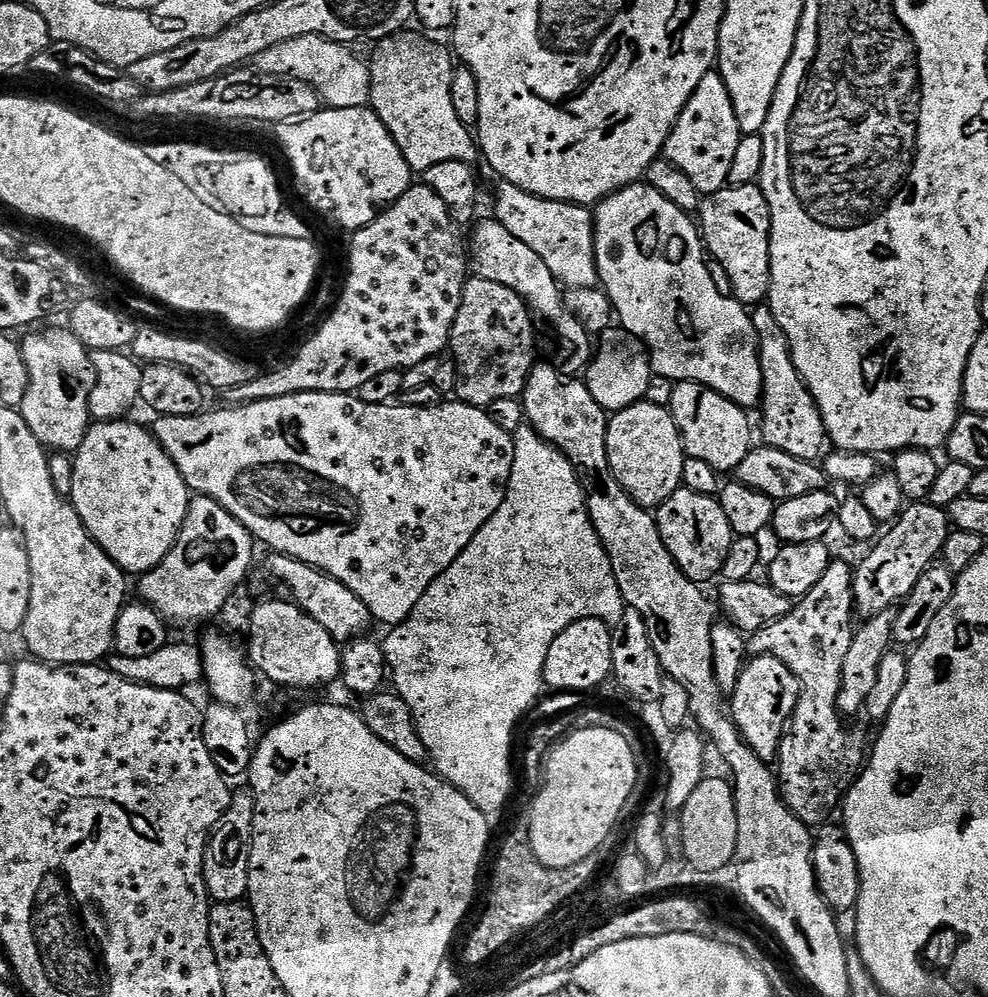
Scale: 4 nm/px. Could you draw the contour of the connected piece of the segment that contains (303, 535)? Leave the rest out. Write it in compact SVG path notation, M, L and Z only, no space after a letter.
M303 392L302 394L290 394L286 398L270 398L269 400L259 400L253 404L241 404L239 406L223 406L217 412L211 410L205 411L199 416L183 416L182 418L174 418L173 416L161 416L155 422L156 425L151 425L150 431L156 437L157 442L160 443L165 450L168 451L168 456L176 463L178 470L182 474L182 478L188 483L189 489L193 493L201 496L212 496L216 499L222 507L230 512L242 524L242 526L249 529L255 536L255 539L265 544L268 548L273 548L271 551L276 554L283 554L285 556L292 556L295 560L306 562L310 566L320 569L325 572L327 576L333 576L342 581L346 586L350 586L350 590L354 590L354 594L358 594L358 598L362 598L362 602L366 602L366 606L370 606L372 611L373 621L380 620L387 626L395 626L403 624L409 616L415 612L420 605L421 600L428 594L428 588L439 576L455 562L459 556L464 553L466 546L478 534L478 530L482 530L482 526L489 518L496 513L502 506L504 501L504 494L508 491L508 479L512 473L514 466L514 442L512 441L513 433L502 430L502 426L498 426L498 422L492 420L491 415L485 409L475 408L469 404L462 404L459 402L442 402L433 408L414 408L411 406L403 406L404 408L392 408L391 403L386 404L367 404L365 400L360 399L359 395L349 394L347 392Z

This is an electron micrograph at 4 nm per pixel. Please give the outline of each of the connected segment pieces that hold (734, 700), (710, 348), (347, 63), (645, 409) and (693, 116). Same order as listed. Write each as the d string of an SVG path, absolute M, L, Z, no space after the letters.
M756 654L745 663L744 670L736 679L736 689L730 694L732 720L744 740L758 754L758 758L775 761L782 752L786 733L800 705L801 681L777 656Z
M637 182L618 190L612 196L601 200L594 208L594 223L596 225L596 269L600 275L600 284L603 292L608 296L612 304L615 319L620 320L619 327L628 334L635 336L644 344L648 355L651 357L651 369L655 375L665 376L666 379L679 382L681 380L692 380L695 384L706 386L734 402L739 408L752 410L764 399L764 383L762 382L762 366L760 365L760 343L754 330L754 322L749 309L733 298L727 291L720 292L712 272L708 269L709 257L706 255L704 238L697 221L689 213L683 212L670 198L658 194L647 182Z
M299 36L270 46L254 61L255 71L262 76L294 78L314 86L321 101L329 108L362 108L372 99L372 74L367 63L355 56L353 49L325 36Z
M639 402L615 413L608 422L606 450L614 478L618 478L631 500L642 508L659 508L683 485L684 439L668 408Z
M713 70L702 78L702 82L698 82L698 90L694 90L690 102L686 102L664 144L663 155L678 166L678 170L682 170L690 182L694 182L697 192L711 194L728 184L730 166L734 163L741 135L726 82L719 71Z

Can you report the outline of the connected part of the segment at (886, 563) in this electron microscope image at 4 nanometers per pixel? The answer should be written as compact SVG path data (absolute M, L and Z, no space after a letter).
M927 502L909 503L901 512L900 519L885 531L889 532L884 532L871 545L872 553L860 565L855 565L852 580L855 611L859 615L861 612L864 618L871 618L883 612L892 612L897 605L906 601L928 568L941 559L953 528L945 509Z

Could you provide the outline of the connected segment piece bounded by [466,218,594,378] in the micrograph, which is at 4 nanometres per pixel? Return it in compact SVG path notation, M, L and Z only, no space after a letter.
M489 218L478 224L471 229L472 237L469 235L466 240L471 271L484 281L506 286L527 300L533 313L546 319L561 340L572 350L568 361L562 364L564 374L573 378L581 375L588 368L594 354L594 346L590 344L592 336L585 325L564 304L564 294L559 281L554 278L546 262L542 262L542 258L538 258L538 254L534 254L534 250L530 250L526 242L514 238L514 234L510 234L510 230L506 230L506 226L502 226L500 220Z

